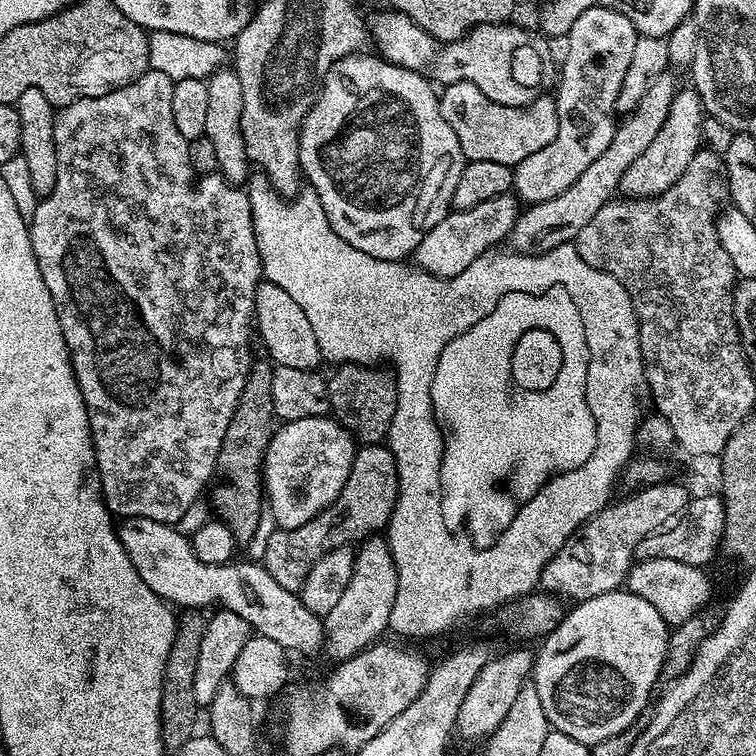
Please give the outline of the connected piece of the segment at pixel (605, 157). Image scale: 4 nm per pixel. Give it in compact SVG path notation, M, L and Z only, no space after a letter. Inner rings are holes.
M665 74L652 81L646 94L642 94L642 102L638 102L638 106L634 106L634 110L617 123L610 146L606 146L602 155L594 158L590 166L586 166L585 172L577 178L574 186L558 194L558 198L529 204L521 211L510 237L511 251L521 252L524 256L539 256L542 252L573 243L578 230L582 230L582 226L586 226L586 222L590 222L590 218L594 218L602 206L614 199L620 192L622 174L626 174L626 170L634 166L635 160L646 154L650 142L654 142L657 137L658 130L662 130L662 122L666 122L670 114L670 106L675 102L678 91L678 85L670 77L671 75Z

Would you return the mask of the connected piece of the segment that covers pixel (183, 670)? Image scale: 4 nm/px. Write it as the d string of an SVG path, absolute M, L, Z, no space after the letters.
M184 610L179 613L176 641L170 646L170 654L166 657L166 670L162 678L162 706L160 707L160 725L162 726L162 742L165 749L175 750L184 745L191 736L197 735L196 711L198 705L194 698L194 670L198 666L198 649L202 646L202 634L206 634L209 613L204 610Z

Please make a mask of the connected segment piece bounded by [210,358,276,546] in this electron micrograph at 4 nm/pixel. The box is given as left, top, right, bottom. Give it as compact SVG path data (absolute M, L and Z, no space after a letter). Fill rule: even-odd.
M267 358L253 359L252 371L249 372L246 378L246 386L242 388L242 398L238 400L238 406L234 410L234 418L230 418L230 426L226 426L226 438L222 438L222 450L216 459L215 475L218 479L210 488L210 496L212 492L210 508L215 519L220 520L228 527L230 534L234 534L236 543L240 546L251 545L254 534L260 525L262 514L266 511L262 473L264 470L264 455L272 441L274 421L276 420L276 415L274 414L273 367L272 361Z

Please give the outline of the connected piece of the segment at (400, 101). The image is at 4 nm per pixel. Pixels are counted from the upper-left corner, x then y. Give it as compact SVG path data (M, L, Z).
M357 54L342 58L324 77L320 94L312 109L306 114L304 125L300 127L300 171L307 187L314 189L318 194L322 202L322 210L326 212L326 218L332 227L332 236L340 239L341 245L362 250L365 258L400 262L405 259L403 256L411 257L424 235L434 226L438 226L438 222L442 222L442 218L448 215L452 208L454 186L458 186L458 178L462 178L466 161L462 154L462 146L458 146L458 138L454 135L454 130L450 130L450 122L442 118L437 89L425 76L420 76L414 70L406 70L397 64L390 64L379 55L364 55Z

